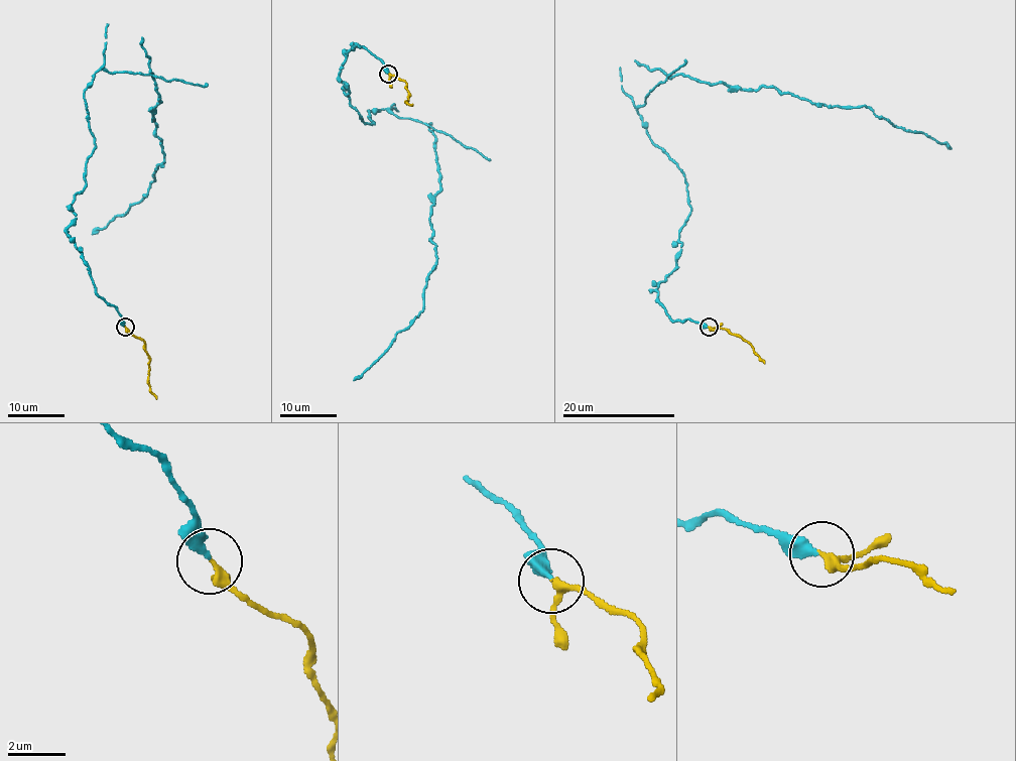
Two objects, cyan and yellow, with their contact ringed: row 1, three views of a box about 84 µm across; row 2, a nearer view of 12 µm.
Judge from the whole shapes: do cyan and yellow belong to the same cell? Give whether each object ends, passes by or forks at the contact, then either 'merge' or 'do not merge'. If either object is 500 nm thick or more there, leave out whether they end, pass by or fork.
cyan ends there; yellow passes by; merge

